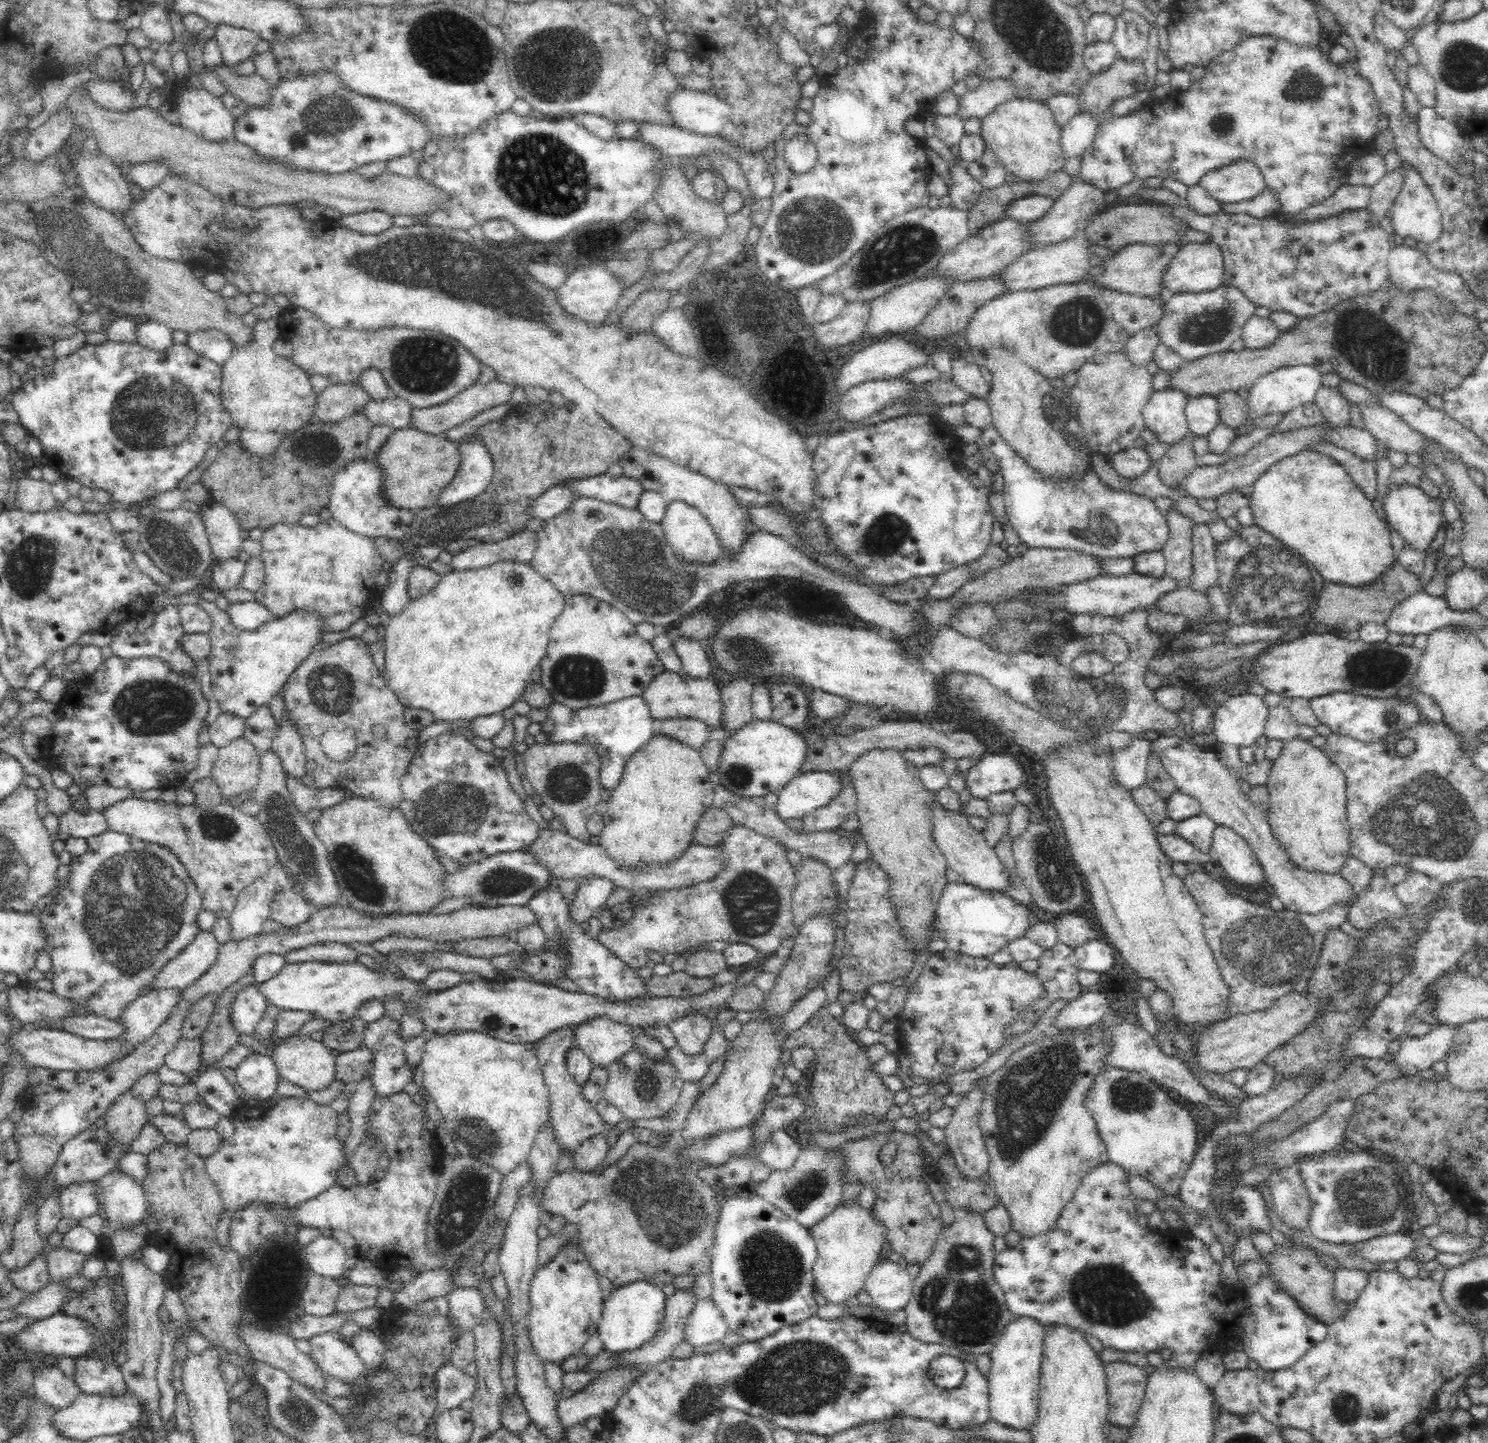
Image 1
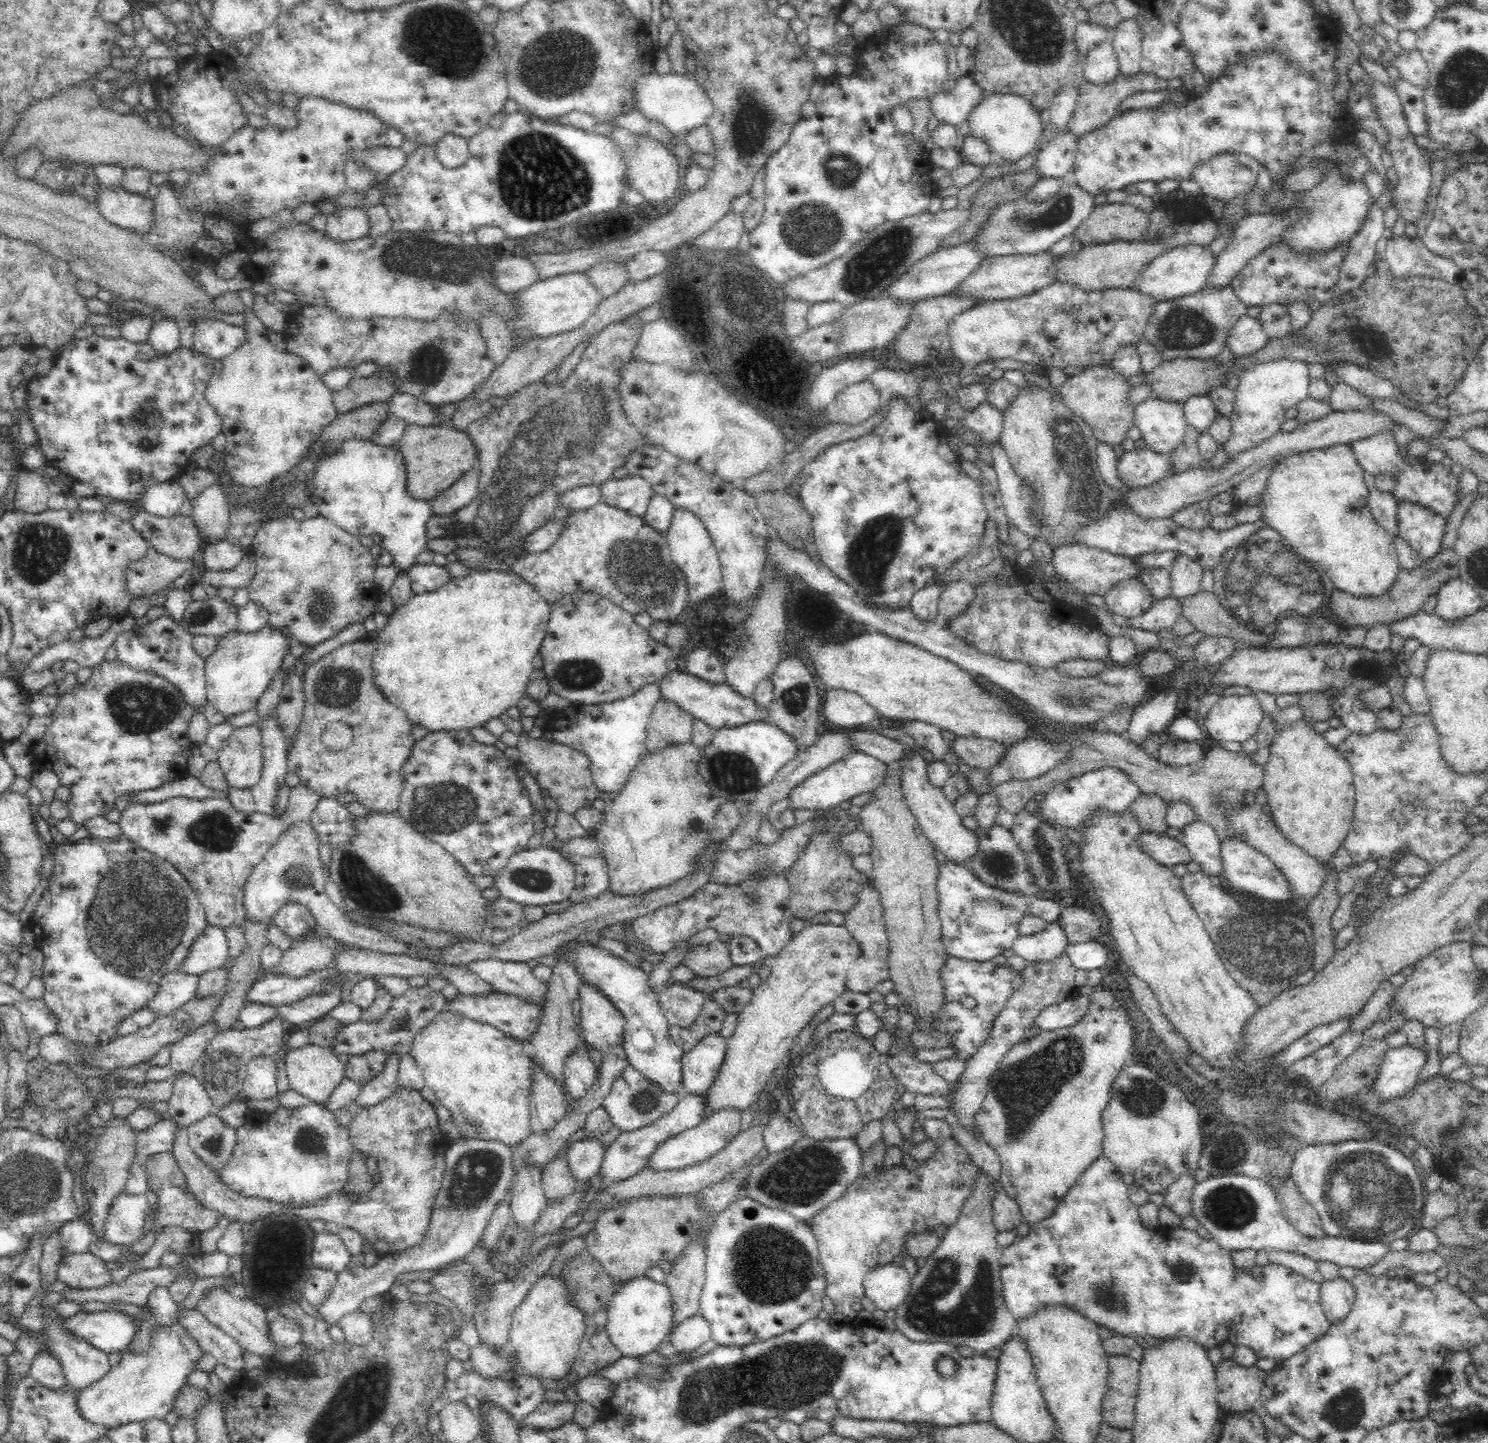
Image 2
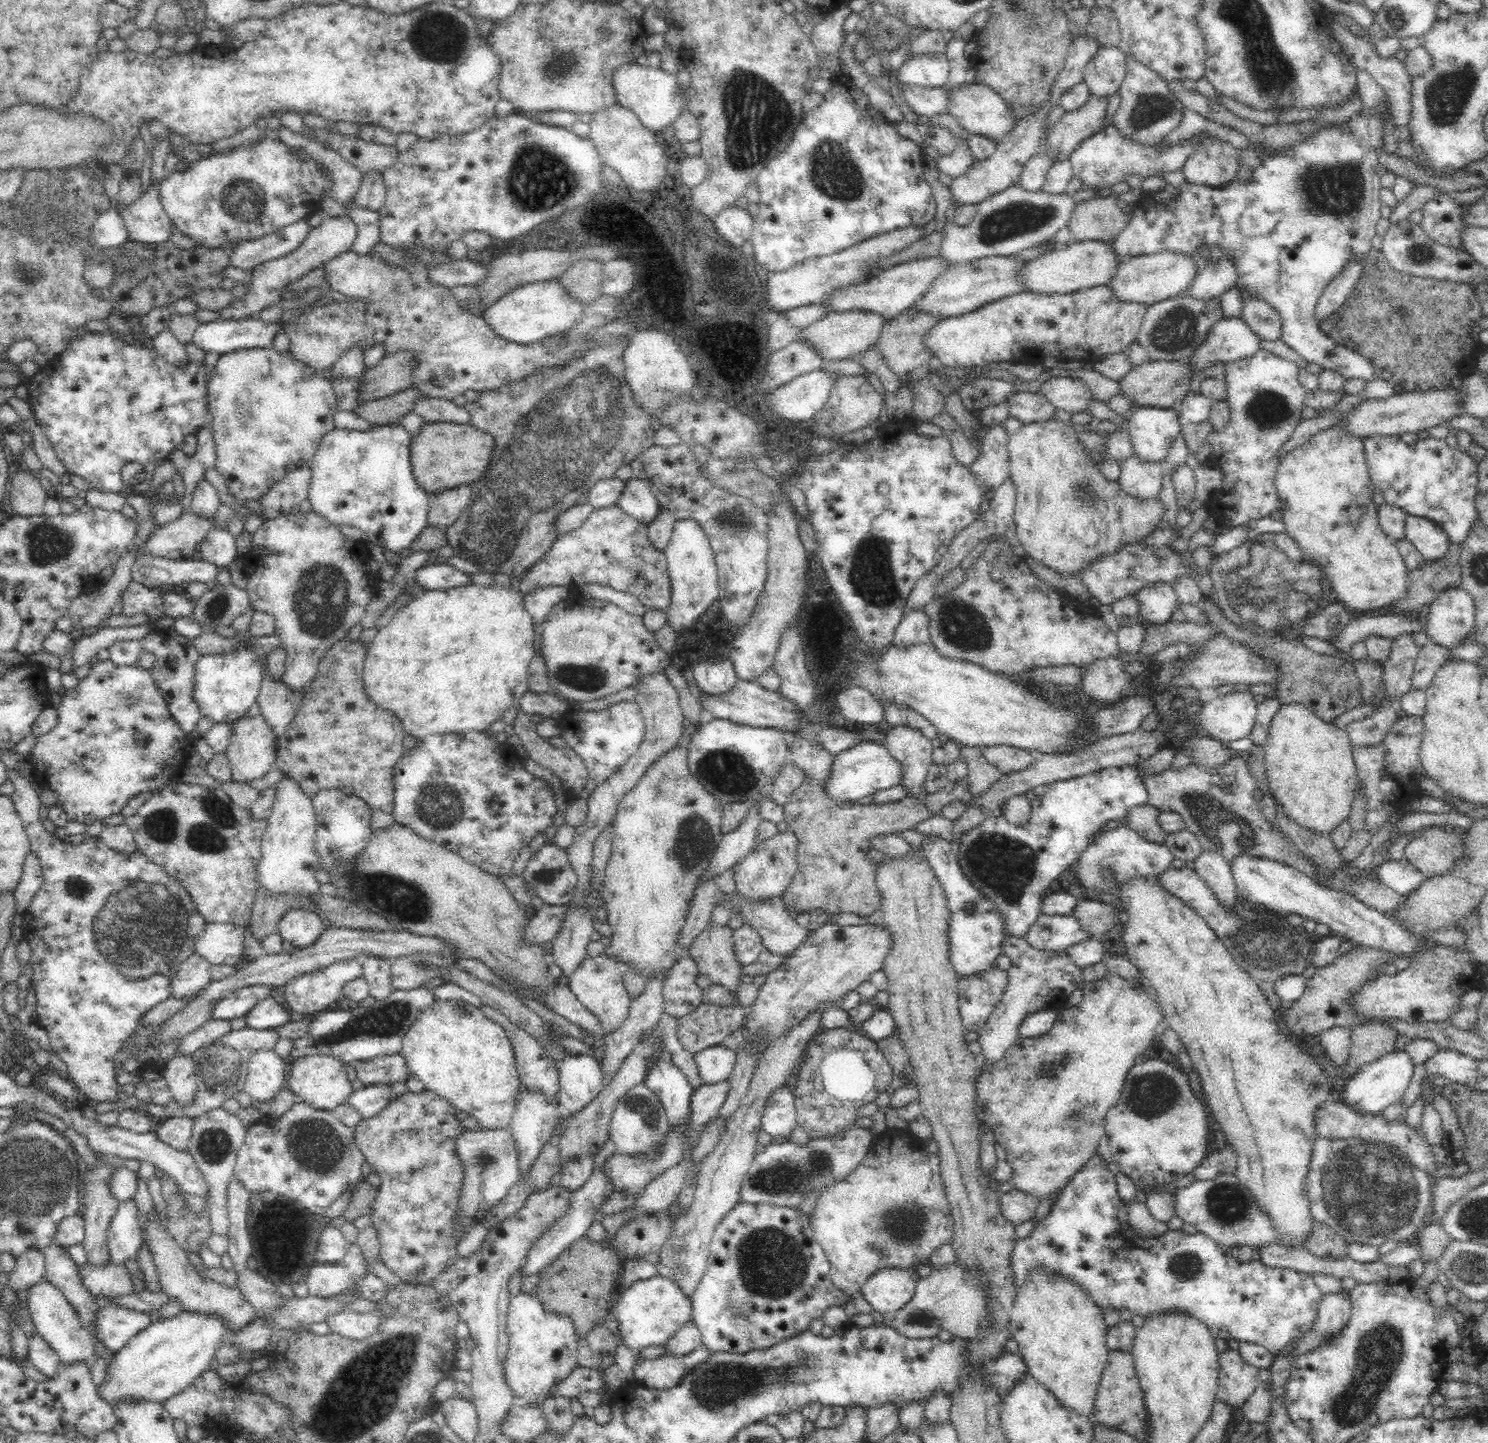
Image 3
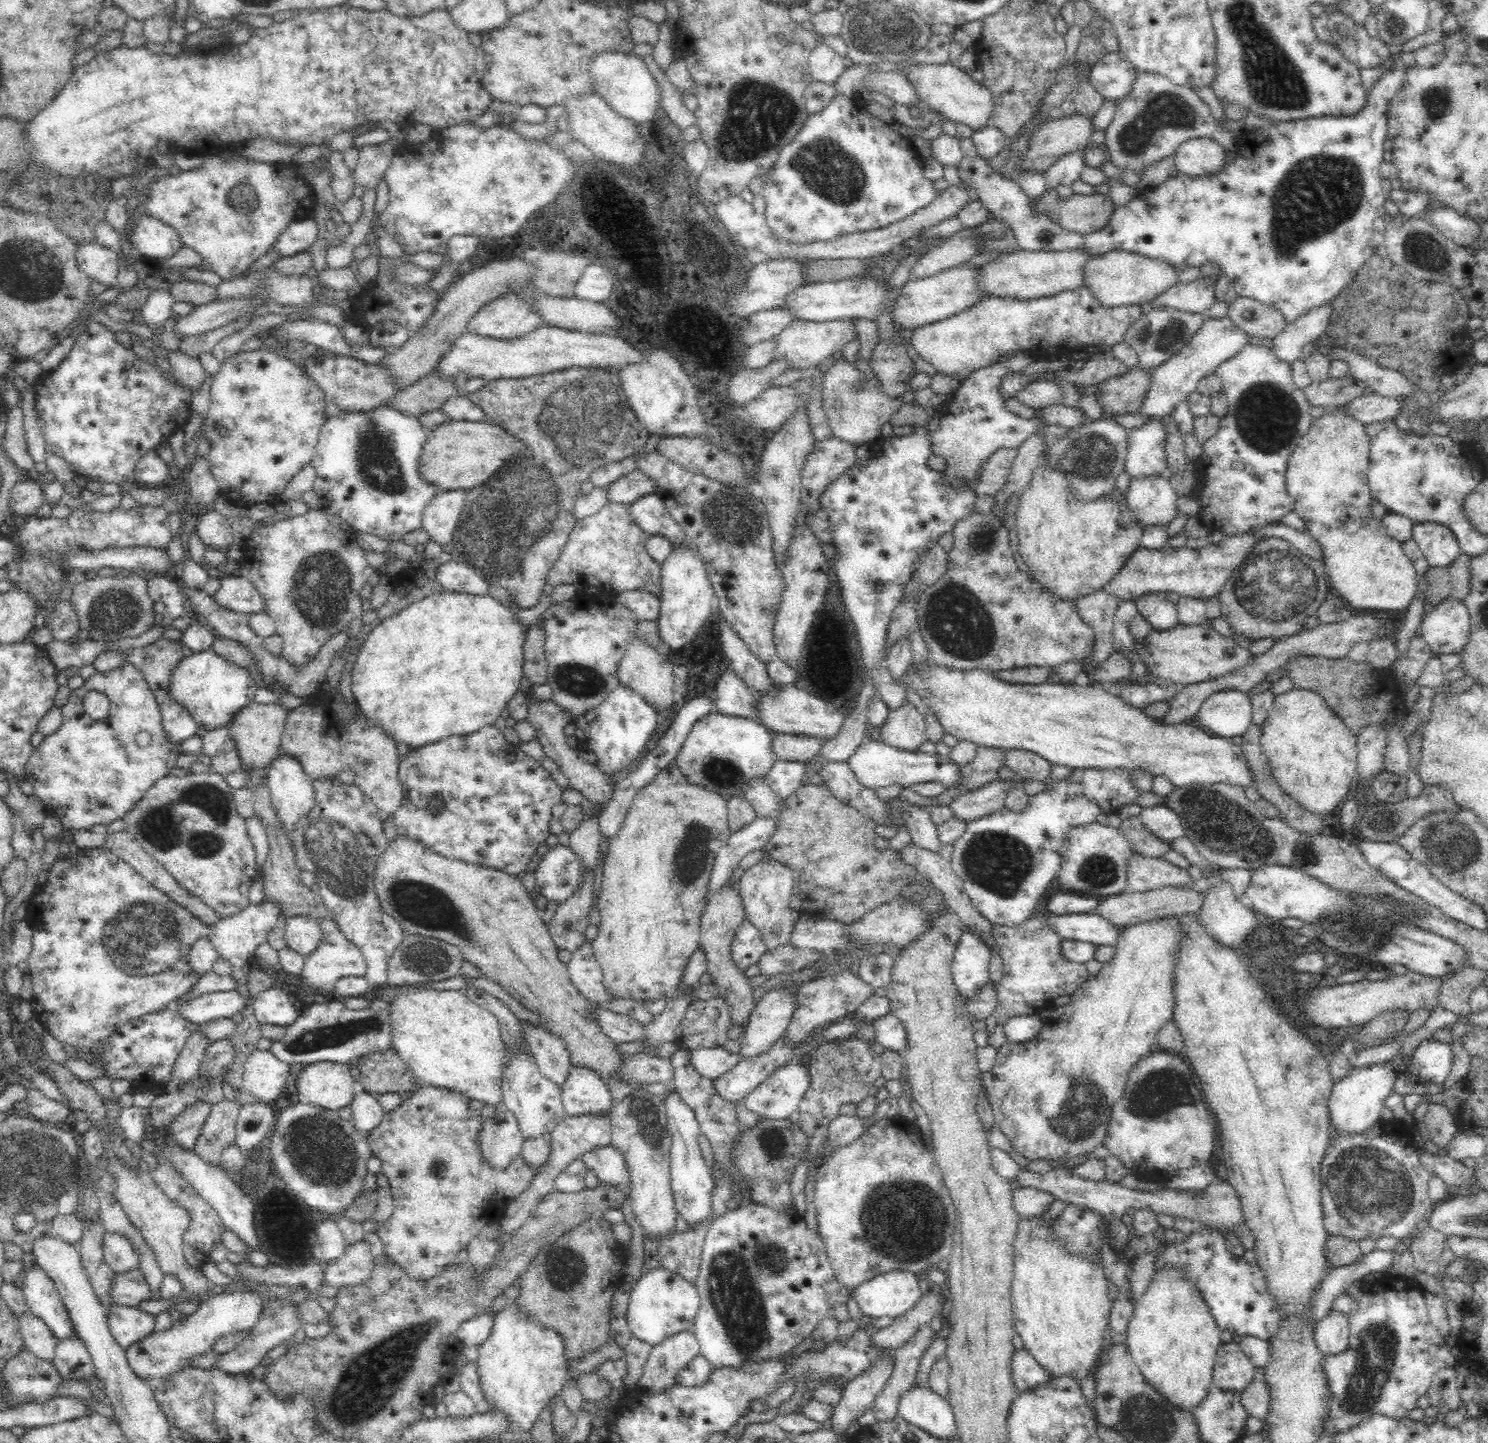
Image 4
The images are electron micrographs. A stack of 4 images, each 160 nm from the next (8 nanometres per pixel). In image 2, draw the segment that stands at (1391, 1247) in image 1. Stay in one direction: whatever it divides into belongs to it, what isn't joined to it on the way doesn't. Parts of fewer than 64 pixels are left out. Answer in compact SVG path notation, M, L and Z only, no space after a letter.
M1243 1174L1211 1176L1197 1182L1192 1192L1192 1215L1224 1250L1282 1250L1324 1260L1339 1267L1366 1268L1380 1262L1390 1251L1386 1242L1361 1241L1337 1236L1310 1238L1298 1232L1281 1213L1273 1187L1262 1179Z

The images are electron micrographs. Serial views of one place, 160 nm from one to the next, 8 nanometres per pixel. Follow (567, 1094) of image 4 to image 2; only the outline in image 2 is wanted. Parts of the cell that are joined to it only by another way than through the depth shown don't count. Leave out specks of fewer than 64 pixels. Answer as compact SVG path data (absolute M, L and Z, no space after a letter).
M578 1046L564 1064L564 1083L572 1099L580 1099L597 1082L597 1069L585 1046Z

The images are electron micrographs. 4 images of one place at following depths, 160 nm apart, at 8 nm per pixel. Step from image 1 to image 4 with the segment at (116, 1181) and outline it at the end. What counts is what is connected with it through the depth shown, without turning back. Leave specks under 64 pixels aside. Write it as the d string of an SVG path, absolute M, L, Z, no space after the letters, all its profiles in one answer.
M107 1232L103 1236L103 1251L106 1262L115 1273L139 1268L139 1252L123 1232Z

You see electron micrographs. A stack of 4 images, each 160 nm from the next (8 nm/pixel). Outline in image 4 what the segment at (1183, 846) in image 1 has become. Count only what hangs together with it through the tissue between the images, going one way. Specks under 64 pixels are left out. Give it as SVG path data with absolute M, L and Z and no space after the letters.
M1098 822L1074 828L1063 844L1058 882L1066 888L1085 892L1087 897L1120 894L1127 885L1129 858L1136 854L1119 828L1102 826Z

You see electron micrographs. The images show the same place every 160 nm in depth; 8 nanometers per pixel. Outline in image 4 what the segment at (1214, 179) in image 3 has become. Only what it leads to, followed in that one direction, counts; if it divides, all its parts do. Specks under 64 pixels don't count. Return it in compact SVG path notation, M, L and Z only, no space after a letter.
M1210 137L1180 144L1175 151L1174 167L1183 175L1208 176L1224 168L1226 150Z

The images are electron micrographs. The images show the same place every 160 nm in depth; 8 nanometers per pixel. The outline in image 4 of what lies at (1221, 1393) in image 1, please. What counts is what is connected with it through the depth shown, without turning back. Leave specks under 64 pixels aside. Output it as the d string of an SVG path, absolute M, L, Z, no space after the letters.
M1233 1341L1222 1343L1213 1366L1212 1386L1222 1391L1242 1392L1252 1381L1255 1366Z

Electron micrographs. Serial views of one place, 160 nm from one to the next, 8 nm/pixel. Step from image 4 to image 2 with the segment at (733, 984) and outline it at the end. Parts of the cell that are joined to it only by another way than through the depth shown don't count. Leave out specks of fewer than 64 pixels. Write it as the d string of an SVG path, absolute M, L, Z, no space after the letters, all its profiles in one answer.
M716 939L714 942L697 946L694 950L687 951L682 959L695 975L701 977L716 976L732 968L728 943Z

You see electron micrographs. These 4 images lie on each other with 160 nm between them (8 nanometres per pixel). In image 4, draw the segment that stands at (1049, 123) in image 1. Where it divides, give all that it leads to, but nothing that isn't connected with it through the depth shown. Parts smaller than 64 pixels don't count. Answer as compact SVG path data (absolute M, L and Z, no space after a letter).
M957 63L949 64L918 64L918 66L905 67L903 72L908 81L914 85L918 97L925 103L925 108L941 113L950 121L970 127L972 131L988 126L992 120L996 105L992 92L981 83L972 80Z

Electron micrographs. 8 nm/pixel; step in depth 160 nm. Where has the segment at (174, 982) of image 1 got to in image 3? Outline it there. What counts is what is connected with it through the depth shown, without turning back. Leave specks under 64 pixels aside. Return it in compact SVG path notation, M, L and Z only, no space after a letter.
M206 923L195 940L195 953L211 965L240 965L246 960L242 953L242 938L249 928L228 923Z

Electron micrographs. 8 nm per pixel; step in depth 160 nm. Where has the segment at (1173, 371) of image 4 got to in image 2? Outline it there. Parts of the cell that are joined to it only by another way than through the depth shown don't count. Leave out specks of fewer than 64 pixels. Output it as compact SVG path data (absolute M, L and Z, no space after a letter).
M1244 315L1228 334L1228 348L1235 356L1244 356L1260 350L1269 340L1259 320Z

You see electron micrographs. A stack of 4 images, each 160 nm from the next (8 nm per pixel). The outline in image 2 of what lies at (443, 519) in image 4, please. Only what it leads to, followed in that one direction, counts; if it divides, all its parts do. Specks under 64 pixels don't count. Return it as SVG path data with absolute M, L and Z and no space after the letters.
M474 466L460 476L450 488L429 500L434 513L448 516L476 498L479 488L480 469Z

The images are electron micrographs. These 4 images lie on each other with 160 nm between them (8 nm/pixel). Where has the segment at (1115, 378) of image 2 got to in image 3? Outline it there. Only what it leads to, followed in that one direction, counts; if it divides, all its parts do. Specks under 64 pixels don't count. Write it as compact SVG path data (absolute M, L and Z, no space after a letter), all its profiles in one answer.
M1051 377L1037 390L1055 408L1066 412L1088 412L1092 401L1098 401L1085 381L1072 377Z

